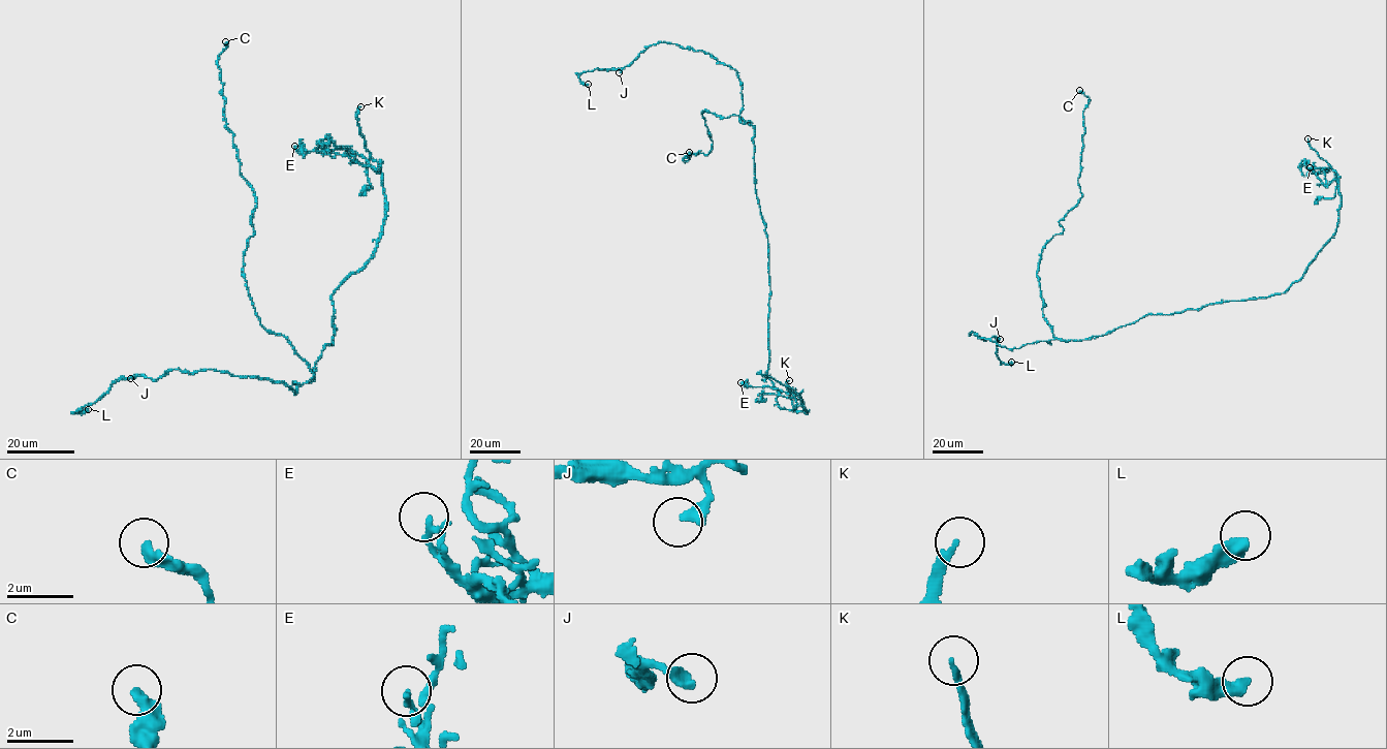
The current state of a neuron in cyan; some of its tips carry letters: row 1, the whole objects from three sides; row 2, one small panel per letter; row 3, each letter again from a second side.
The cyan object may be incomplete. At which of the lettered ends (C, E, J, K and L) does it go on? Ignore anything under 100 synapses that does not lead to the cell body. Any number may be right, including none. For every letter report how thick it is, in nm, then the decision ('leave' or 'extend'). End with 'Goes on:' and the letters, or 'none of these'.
C: 360 nm | leave
E: 190 nm | leave
J: 280 nm | leave
K: 180 nm | extend
L: 380 nm | leave
Goes on: K

